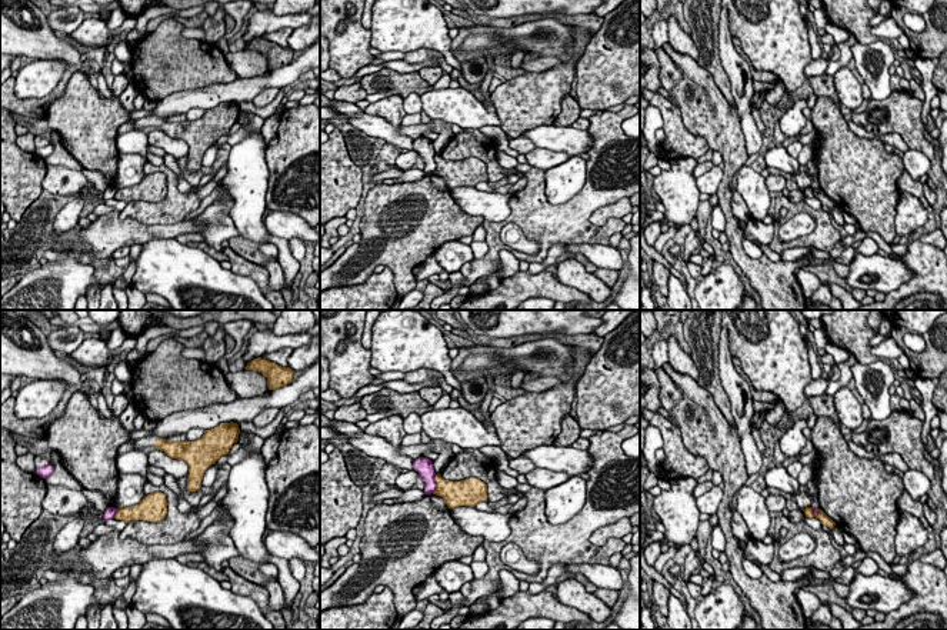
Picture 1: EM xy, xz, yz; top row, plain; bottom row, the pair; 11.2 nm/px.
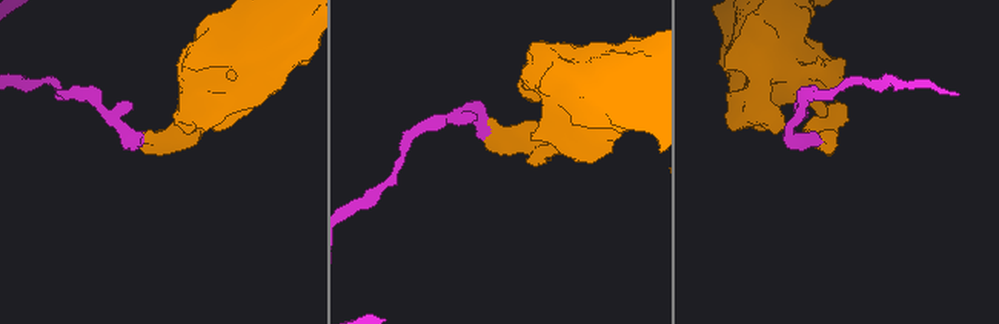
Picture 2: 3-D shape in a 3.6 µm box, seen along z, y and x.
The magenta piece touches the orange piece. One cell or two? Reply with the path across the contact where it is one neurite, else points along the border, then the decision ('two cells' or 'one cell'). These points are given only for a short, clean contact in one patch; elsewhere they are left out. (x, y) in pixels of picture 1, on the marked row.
border along xz (436, 474), (436, 487), (432, 492); two cells

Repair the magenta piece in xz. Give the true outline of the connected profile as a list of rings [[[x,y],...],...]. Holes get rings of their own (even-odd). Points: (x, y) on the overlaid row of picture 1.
[[[419,457],[413,460],[413,469],[419,473],[420,479],[424,481],[424,493],[431,494],[436,490],[436,471],[433,461],[427,457]]]

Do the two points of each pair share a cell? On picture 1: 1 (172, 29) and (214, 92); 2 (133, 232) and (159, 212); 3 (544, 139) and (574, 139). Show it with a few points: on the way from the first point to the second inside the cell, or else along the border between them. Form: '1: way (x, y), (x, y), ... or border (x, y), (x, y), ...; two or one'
1: border (237, 77), (229, 82), (216, 82), (177, 92); two
2: border (119, 212), (122, 219), (150, 224), (179, 223); two
3: way (552, 139), (567, 139); one

